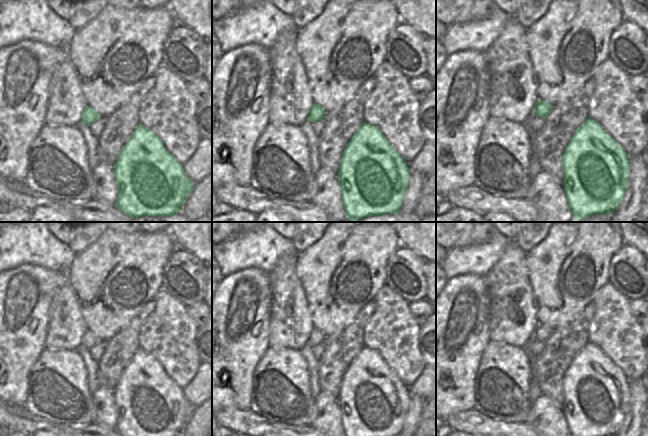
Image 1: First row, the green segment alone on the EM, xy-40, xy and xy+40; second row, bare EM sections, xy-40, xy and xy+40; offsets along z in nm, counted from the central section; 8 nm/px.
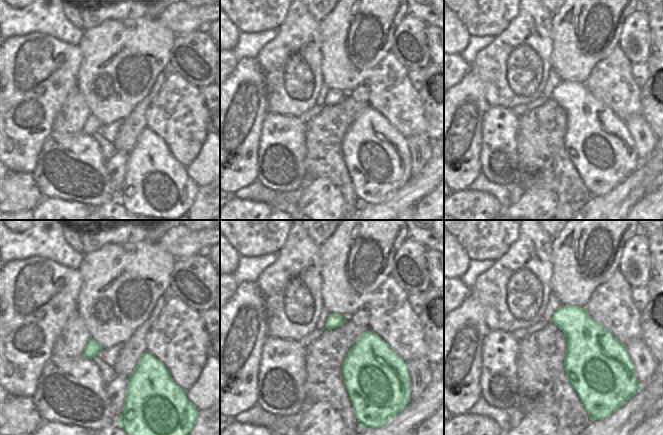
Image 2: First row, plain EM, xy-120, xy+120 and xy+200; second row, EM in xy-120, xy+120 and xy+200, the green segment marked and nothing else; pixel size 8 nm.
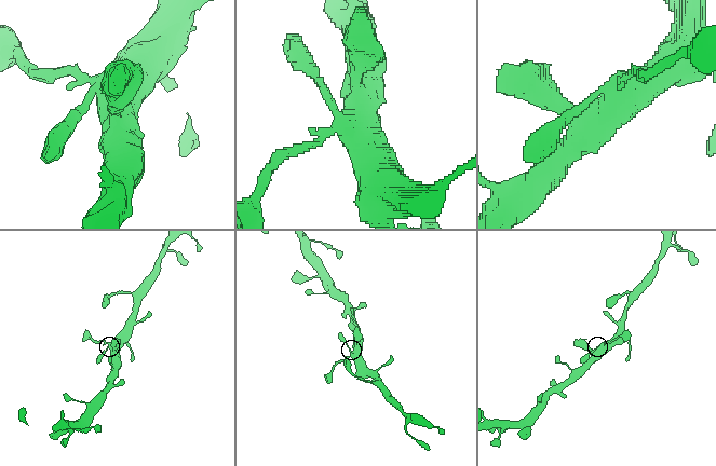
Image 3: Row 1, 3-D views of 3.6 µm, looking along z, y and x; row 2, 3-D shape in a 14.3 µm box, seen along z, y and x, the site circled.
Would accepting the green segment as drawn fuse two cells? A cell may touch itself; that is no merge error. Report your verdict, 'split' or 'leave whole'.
leave whole

